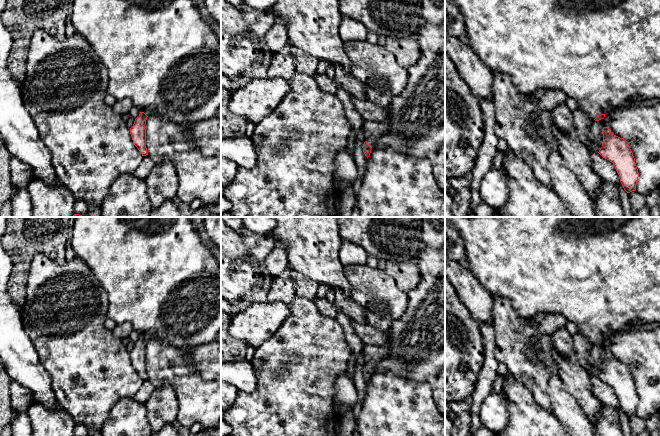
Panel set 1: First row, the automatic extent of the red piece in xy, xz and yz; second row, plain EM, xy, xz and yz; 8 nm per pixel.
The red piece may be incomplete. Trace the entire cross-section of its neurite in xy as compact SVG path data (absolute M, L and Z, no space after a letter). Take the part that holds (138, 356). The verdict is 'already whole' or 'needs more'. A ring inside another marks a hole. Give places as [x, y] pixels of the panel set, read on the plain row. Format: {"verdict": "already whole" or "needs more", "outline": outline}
{"verdict": "needs more", "outline": "M76 217L72 228L71 246L76 257L87 265L106 291L109 303L107 318L114 320L117 324L128 322L140 333L139 340L130 352L130 358L142 380L148 379L145 349L149 339L167 340L174 347L192 349L215 341L218 333L221 332L221 265L201 241L189 217Z"}

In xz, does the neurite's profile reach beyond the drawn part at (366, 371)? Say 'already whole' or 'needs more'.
needs more

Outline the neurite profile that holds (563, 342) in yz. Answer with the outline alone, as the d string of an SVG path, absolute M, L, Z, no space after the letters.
M563 326L553 333L554 349L564 358L574 354L573 336Z

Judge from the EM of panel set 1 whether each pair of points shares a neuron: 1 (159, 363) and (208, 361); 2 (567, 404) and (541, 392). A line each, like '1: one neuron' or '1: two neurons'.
1: two neurons
2: two neurons

